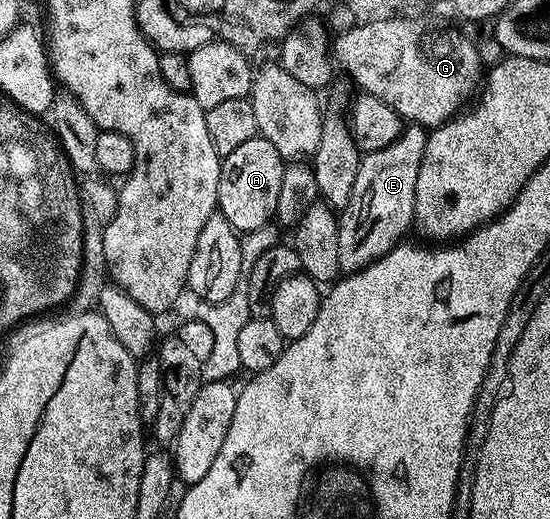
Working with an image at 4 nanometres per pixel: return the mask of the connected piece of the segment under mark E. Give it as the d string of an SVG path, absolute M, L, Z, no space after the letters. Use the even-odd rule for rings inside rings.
M406 125L388 149L367 151L361 156L355 188L338 221L343 273L359 271L384 257L407 238L406 230L414 227L416 177L420 173L420 161L424 161L427 134L427 128Z

